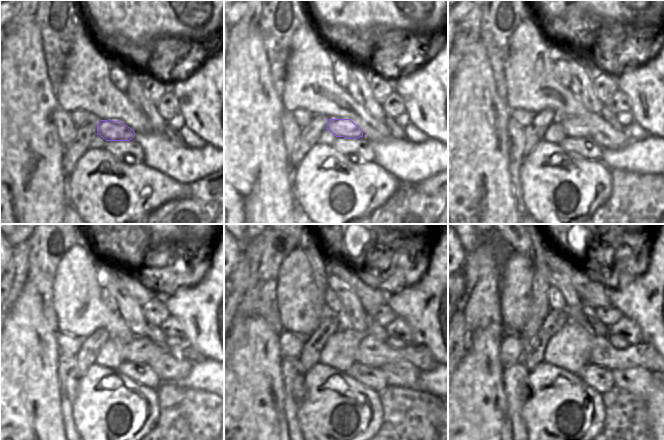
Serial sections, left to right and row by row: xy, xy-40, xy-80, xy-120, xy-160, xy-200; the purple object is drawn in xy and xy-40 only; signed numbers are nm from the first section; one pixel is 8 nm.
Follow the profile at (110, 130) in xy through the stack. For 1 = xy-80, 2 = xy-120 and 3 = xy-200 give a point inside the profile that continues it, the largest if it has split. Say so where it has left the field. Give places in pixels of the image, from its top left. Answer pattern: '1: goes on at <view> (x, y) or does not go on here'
1: goes on at xy-80 (576, 127)
2: goes on at xy-120 (141, 349)
3: goes on at xy-200 (602, 353)

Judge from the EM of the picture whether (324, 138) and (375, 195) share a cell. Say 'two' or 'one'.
two

